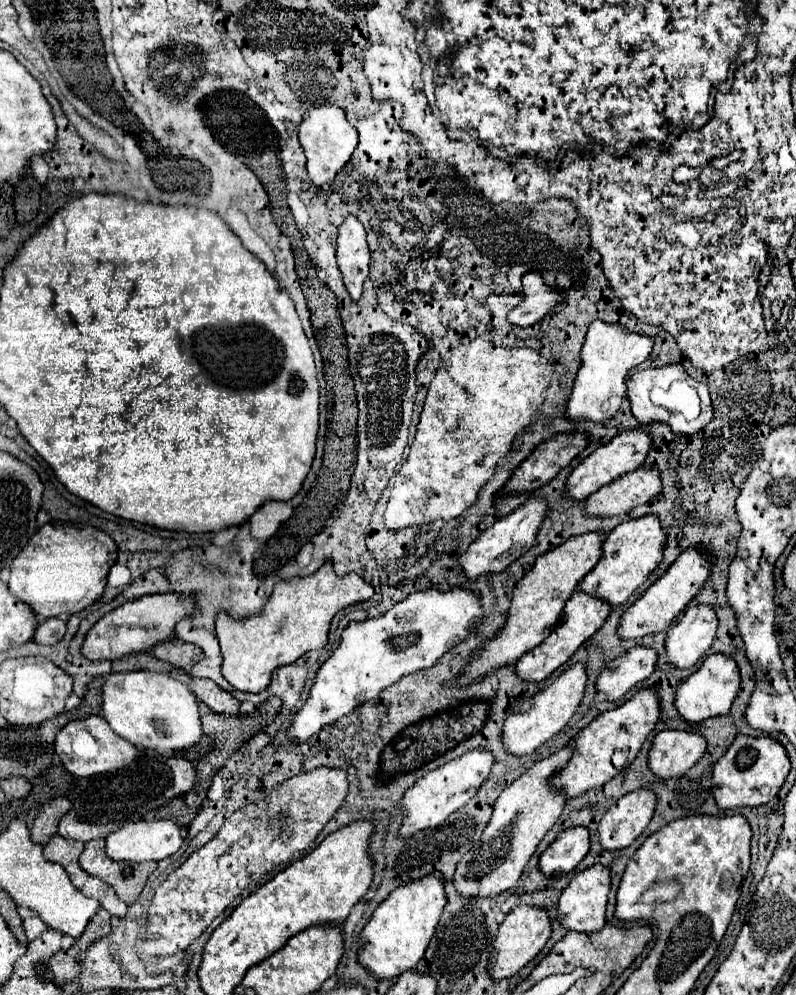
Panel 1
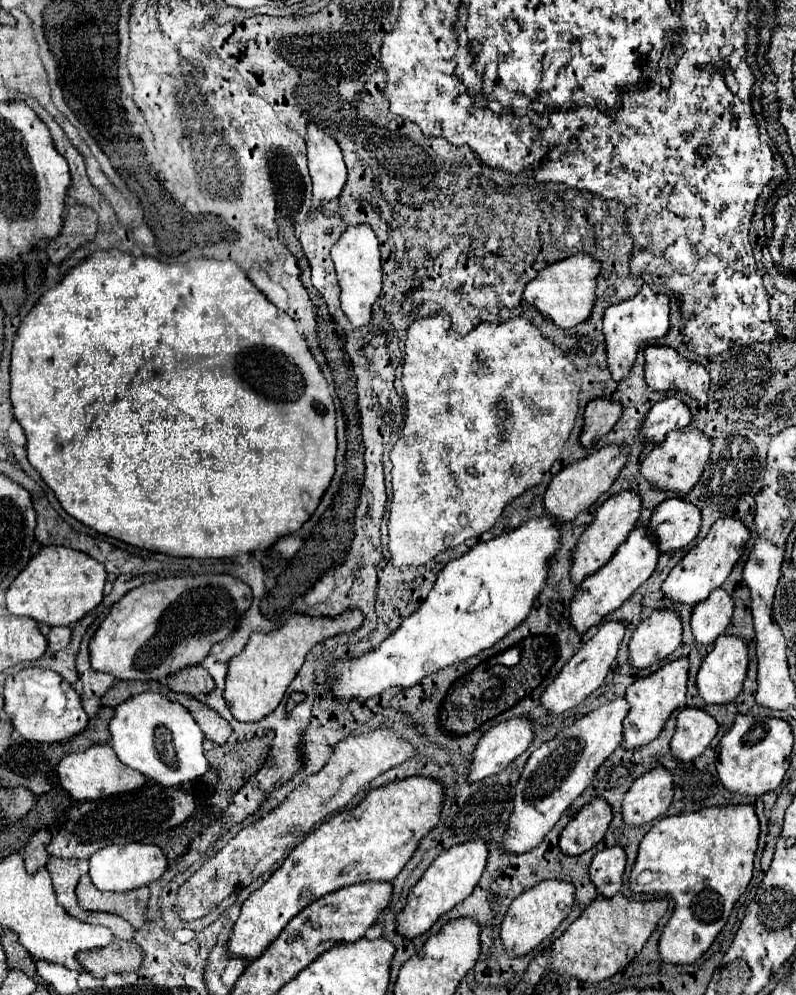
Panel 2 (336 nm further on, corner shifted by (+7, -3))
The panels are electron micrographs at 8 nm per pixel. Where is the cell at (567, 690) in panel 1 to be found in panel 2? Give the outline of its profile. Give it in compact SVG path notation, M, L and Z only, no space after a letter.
M608 621L598 629L598 633L592 639L588 639L582 645L582 649L570 661L566 661L566 665L560 669L556 679L540 695L540 703L548 711L548 715L562 715L564 711L580 705L590 693L594 693L602 685L604 677L608 675L616 659L624 633L626 633L626 627L622 621Z

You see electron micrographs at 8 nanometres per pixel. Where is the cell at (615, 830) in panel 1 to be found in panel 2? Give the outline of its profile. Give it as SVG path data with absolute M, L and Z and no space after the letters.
M656 767L636 779L622 801L622 823L644 825L662 817L672 803L672 775Z

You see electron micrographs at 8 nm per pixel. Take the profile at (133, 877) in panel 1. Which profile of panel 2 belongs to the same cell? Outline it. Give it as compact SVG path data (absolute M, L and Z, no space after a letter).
M82 875L76 887L80 907L88 911L106 911L124 917L132 927L142 927L148 909L148 887L138 887L136 891L100 891L92 883L90 875Z

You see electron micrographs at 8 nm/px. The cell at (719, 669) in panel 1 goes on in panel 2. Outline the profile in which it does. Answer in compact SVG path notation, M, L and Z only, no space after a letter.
M720 635L716 639L716 643L714 643L714 649L702 661L700 671L696 675L698 695L702 697L704 703L714 703L714 705L722 705L722 703L734 701L738 697L738 693L742 691L742 683L746 679L746 669L748 669L746 643L742 639L738 639L738 637Z

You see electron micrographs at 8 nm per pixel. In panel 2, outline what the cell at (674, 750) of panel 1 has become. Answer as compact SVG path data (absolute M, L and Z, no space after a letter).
M686 707L678 713L676 733L670 741L670 751L678 761L688 763L704 753L716 731L718 723L712 715L696 707Z

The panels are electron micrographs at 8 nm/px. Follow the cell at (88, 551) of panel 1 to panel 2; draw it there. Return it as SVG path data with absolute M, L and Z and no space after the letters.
M46 545L34 555L6 591L6 607L12 615L24 615L56 627L80 621L102 601L106 569L84 551L62 545Z

